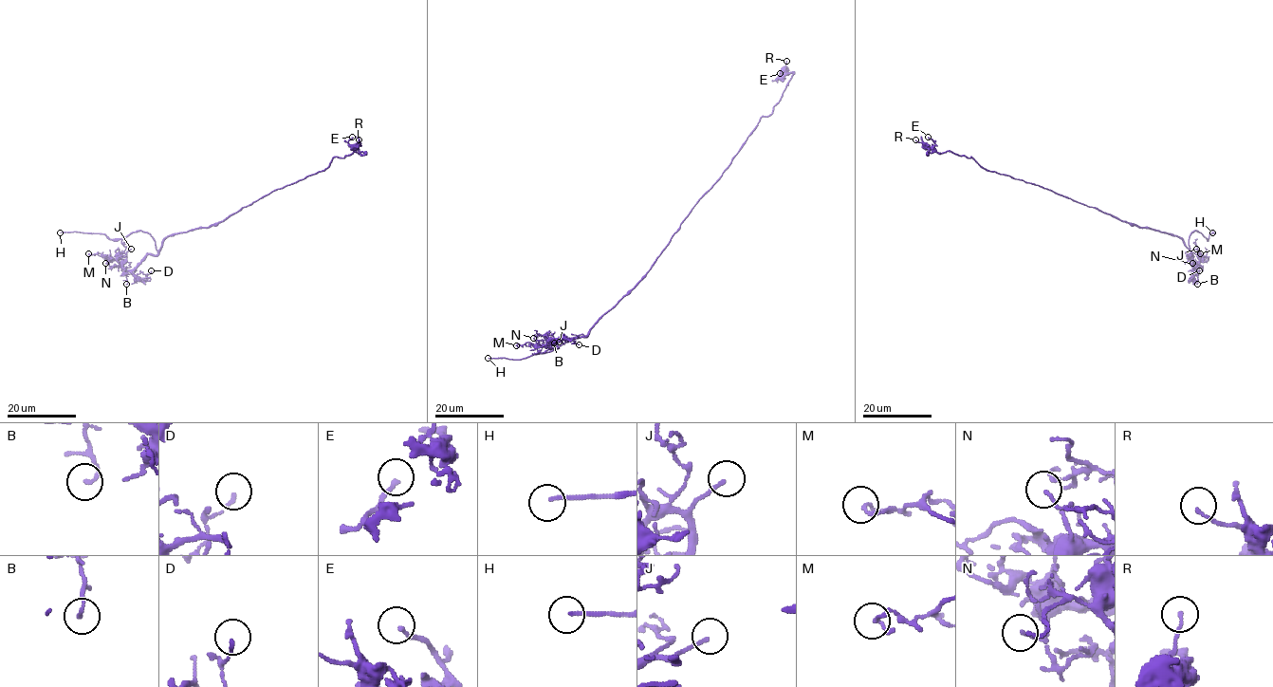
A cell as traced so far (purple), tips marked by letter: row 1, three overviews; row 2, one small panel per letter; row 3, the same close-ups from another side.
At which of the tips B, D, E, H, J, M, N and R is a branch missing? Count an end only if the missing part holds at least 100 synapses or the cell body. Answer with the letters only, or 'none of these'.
H

